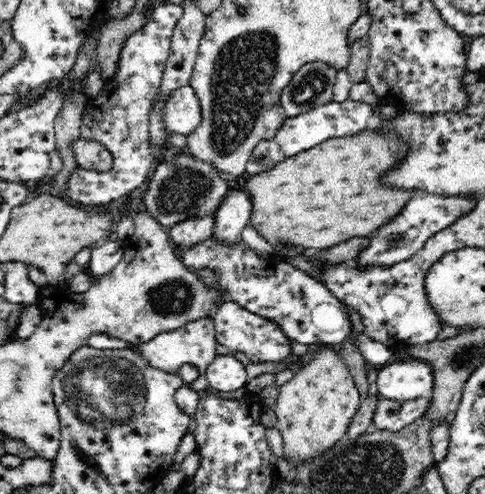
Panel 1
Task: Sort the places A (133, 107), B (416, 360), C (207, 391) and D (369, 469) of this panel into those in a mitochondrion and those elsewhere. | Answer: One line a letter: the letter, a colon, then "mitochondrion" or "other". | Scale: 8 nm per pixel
A: other
B: other
C: other
D: mitochondrion

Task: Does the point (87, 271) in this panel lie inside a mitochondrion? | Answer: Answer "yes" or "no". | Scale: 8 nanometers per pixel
no

